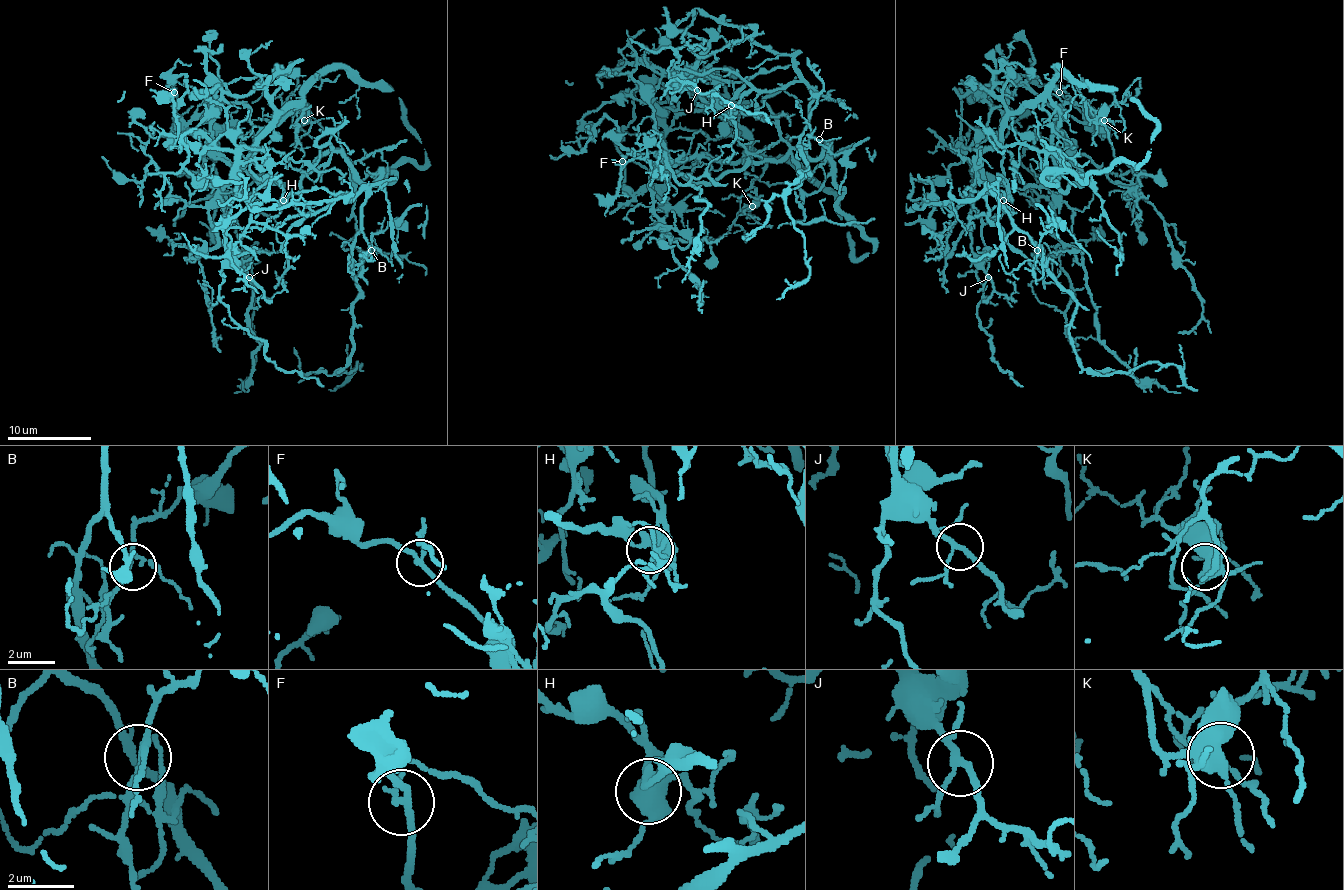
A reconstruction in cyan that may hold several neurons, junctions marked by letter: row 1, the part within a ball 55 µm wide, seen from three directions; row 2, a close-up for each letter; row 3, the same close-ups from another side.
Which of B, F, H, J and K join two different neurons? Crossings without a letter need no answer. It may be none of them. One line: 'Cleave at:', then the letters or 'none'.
Cleave at: F

